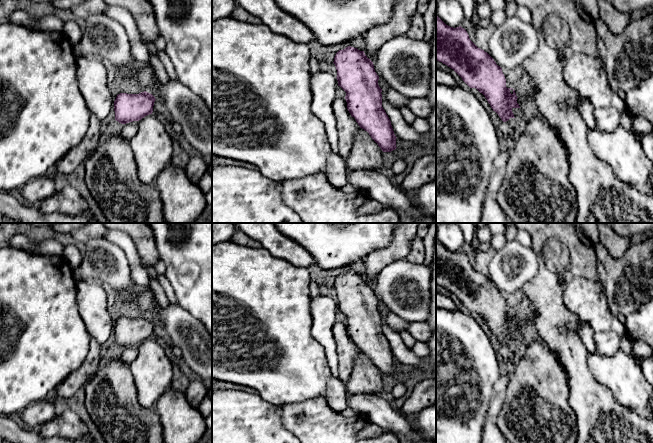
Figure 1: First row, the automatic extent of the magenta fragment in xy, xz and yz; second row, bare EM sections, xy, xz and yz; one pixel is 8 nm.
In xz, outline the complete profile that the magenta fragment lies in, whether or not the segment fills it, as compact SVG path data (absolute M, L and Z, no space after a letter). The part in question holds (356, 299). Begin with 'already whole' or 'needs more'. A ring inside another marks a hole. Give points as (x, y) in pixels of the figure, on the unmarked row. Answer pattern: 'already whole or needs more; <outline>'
already whole; M348 270L339 274L334 286L337 305L346 316L347 333L360 352L369 357L383 376L396 371L391 345L382 331L382 313L373 286L364 275Z

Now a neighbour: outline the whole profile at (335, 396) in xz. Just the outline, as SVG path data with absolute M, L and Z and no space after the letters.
M331 375L326 393L326 401L334 411L340 413L348 407L345 400L345 394L346 383L340 378Z

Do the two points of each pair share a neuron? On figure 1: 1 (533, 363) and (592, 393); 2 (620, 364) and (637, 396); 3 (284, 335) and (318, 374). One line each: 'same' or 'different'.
1: different
2: same
3: same

